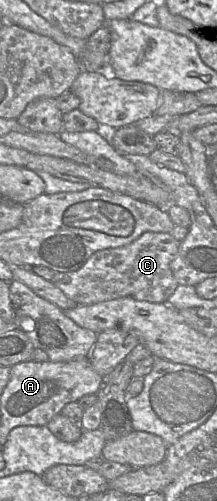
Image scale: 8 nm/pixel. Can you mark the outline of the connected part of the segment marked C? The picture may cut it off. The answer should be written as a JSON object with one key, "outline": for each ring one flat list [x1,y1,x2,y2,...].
{"outline":[[145,232,132,243,95,252,75,271,56,272,52,282,78,305,91,305,121,297,152,303,167,303,179,285,170,264,181,242,170,233]]}

